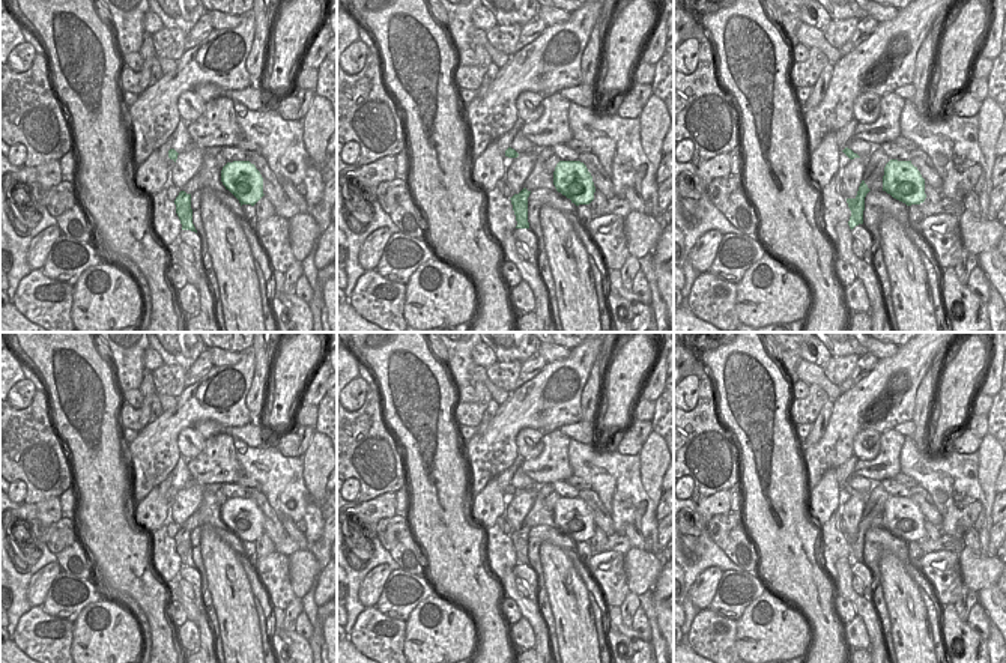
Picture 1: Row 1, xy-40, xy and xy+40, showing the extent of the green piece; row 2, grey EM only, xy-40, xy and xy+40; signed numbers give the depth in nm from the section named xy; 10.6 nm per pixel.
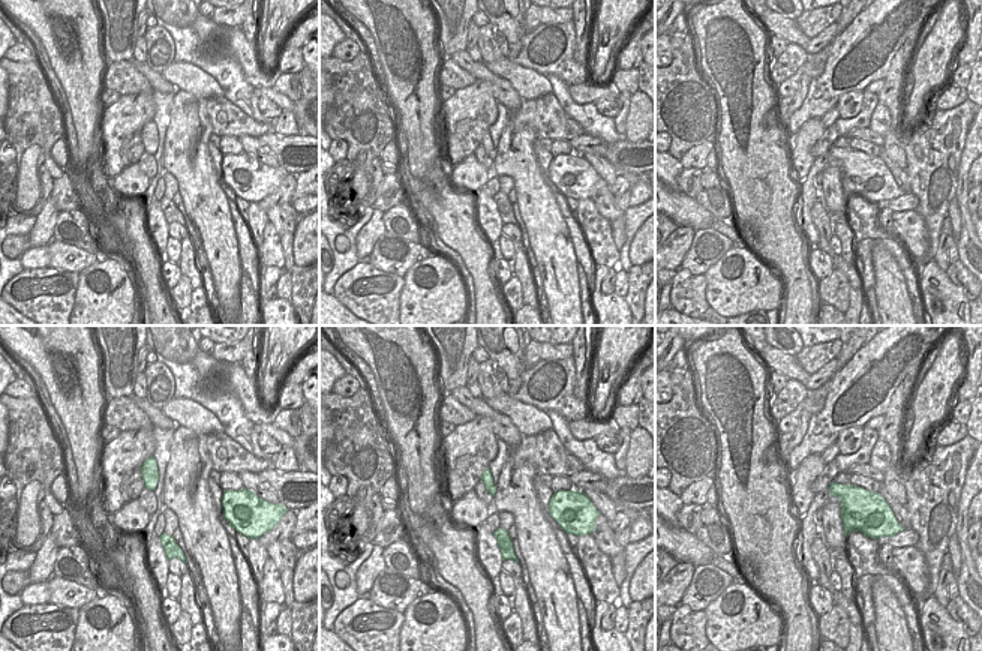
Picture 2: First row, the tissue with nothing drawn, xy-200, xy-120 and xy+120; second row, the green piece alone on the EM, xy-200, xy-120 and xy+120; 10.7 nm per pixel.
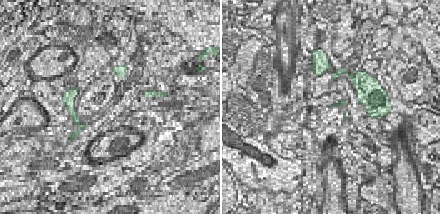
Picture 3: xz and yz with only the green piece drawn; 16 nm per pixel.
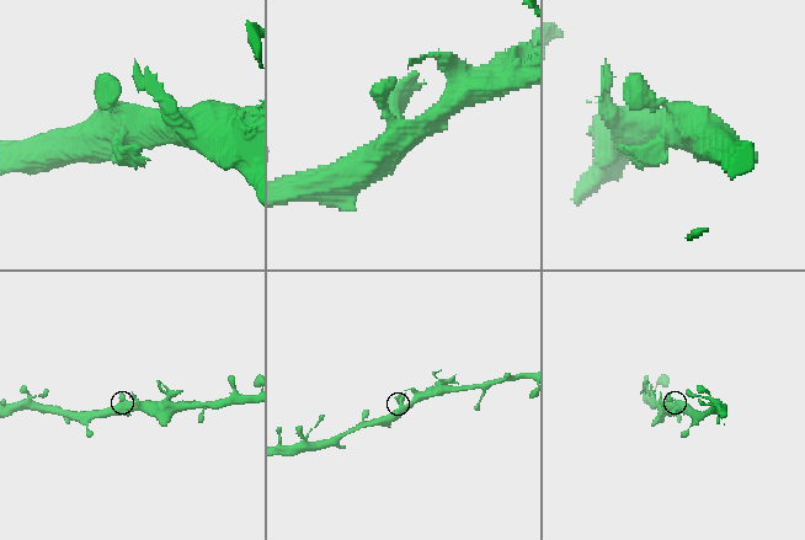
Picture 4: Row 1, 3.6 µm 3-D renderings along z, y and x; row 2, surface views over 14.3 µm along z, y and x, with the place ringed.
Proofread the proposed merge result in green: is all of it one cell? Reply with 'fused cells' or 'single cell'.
single cell

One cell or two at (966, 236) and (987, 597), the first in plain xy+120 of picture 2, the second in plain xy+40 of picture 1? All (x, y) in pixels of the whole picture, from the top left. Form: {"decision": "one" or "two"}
{"decision": "one"}

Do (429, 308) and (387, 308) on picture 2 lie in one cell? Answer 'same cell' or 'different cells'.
different cells

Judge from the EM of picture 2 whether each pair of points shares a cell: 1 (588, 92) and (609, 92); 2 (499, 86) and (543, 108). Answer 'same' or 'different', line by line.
1: same
2: different

